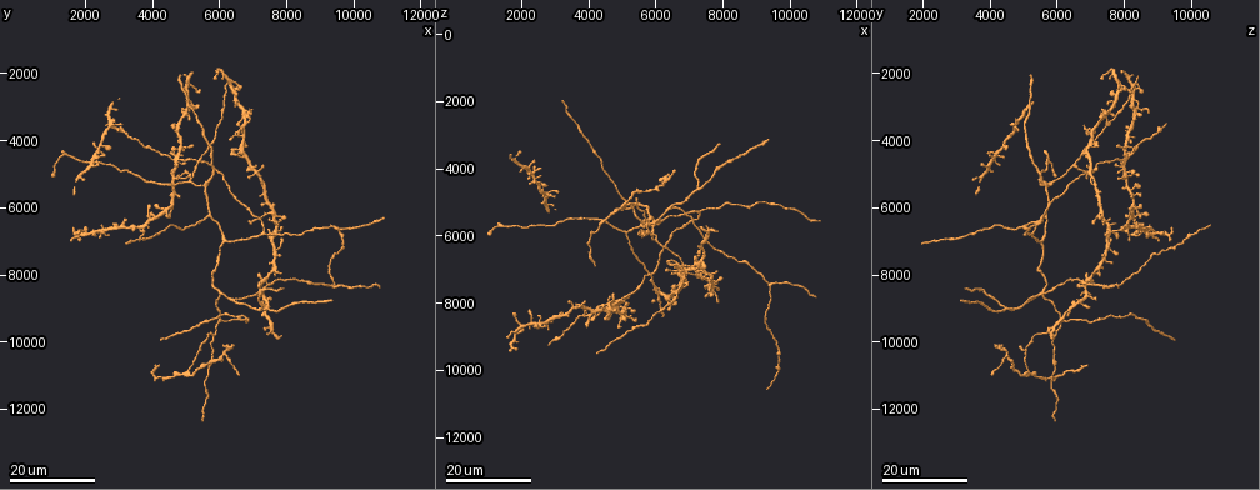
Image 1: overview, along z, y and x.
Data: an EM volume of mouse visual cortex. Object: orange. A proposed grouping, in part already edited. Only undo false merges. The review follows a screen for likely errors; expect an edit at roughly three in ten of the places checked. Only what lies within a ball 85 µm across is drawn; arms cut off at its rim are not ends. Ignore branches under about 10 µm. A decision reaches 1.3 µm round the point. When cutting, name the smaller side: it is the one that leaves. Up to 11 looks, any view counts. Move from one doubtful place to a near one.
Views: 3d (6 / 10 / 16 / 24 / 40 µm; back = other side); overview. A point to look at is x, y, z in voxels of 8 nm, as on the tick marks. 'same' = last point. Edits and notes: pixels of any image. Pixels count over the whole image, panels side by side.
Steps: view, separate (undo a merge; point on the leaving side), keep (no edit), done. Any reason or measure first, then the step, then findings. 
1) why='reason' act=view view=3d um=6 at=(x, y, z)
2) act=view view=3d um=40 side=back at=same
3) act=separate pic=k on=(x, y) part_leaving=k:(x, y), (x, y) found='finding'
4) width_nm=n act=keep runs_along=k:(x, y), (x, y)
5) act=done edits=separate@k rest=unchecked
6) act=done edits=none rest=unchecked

why='three arms meet' act=view view=3d um=24 at=(7300, 6800, 5200)

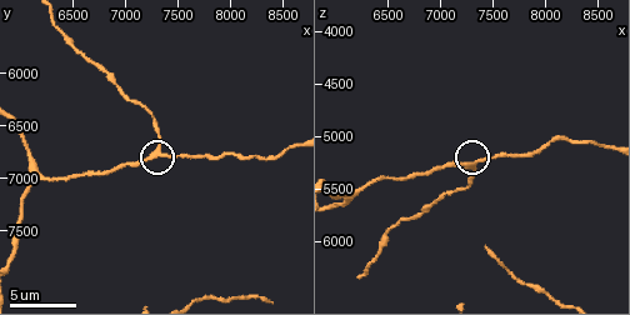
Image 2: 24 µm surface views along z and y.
why='zoom in' act=view view=3d um=6 at=(7280, 6740, 5280)

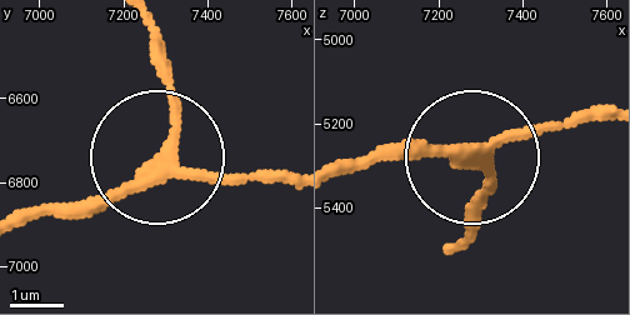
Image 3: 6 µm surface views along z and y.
act=view view=3d um=6 side=back at=(7305, 6745, 5280)

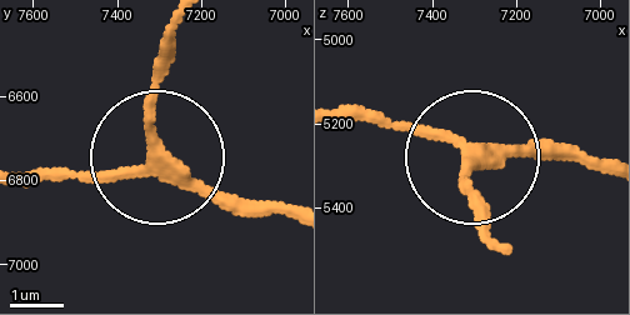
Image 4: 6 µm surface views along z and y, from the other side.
arms=3 act=keep runs_along=4:(600, 165), (479, 156), (349, 116) found='one neuron here'

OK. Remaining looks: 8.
why='four or more arms meet' act=view view=3d um=24 at=(4700, 4600, 8000)

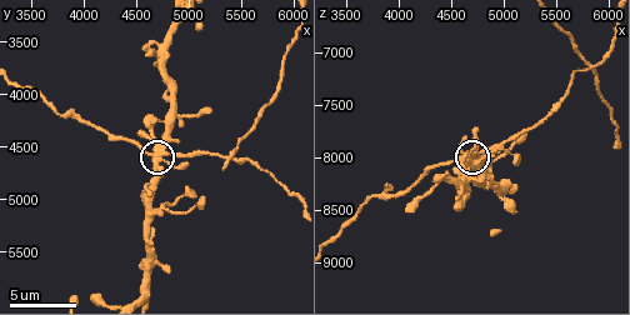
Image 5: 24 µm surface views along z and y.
why='zoom in' act=view view=3d um=6 at=same

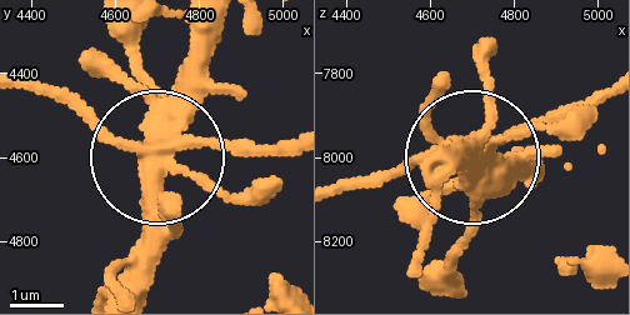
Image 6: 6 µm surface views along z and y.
arms=5 act=keep runs_along=6:(290, 138), (249, 151), (160, 146), (195, 35) found='all the same neuron'

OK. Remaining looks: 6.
why='three arms meet' act=view view=3d um=24 at=(6000, 9400, 6100)

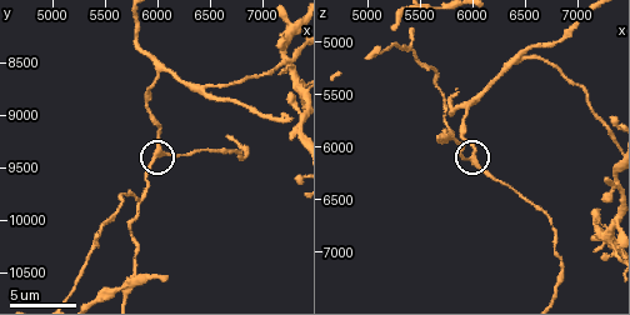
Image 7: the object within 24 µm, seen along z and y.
act=view view=3d um=10 at=(6020, 9360, 6120)

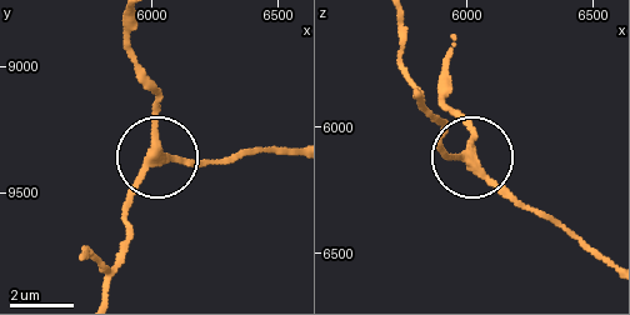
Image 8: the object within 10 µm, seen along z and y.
act=view view=3d um=10 side=back at=(6000, 9380, 6120)

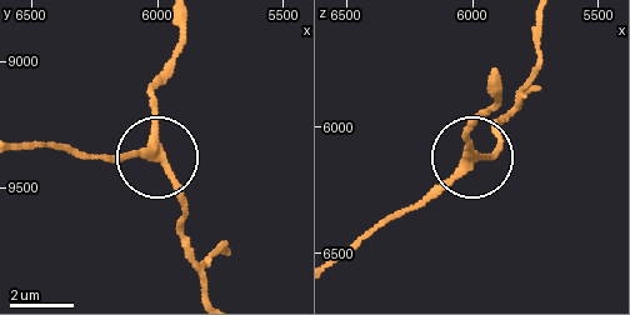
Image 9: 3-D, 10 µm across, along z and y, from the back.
arms=3 act=keep found='all the same neuron'

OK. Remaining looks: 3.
why='three arms meet' act=view view=3d um=24 at=(7200, 9000, 4600)

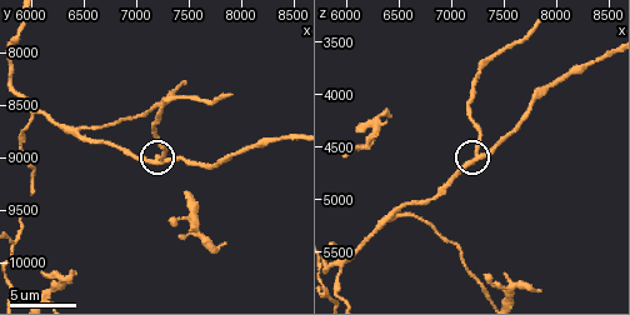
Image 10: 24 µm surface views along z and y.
act=view view=3d um=10 at=(7260, 8980, 4540)

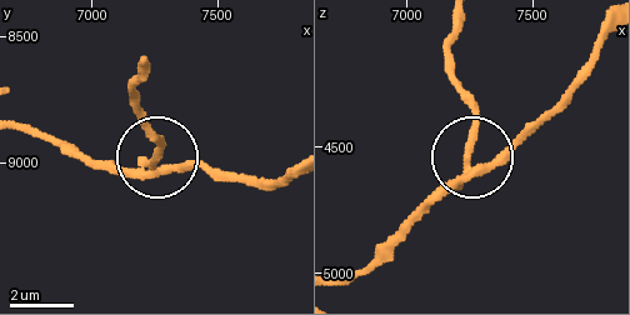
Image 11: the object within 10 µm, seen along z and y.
arms=3 act=separate pic=11 on=(163, 153) part_leaving=11:(463, 171), (471, 101), (455, 69), (455, 20) found='two neurons meet here'

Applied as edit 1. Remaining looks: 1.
why='sudden change in width' act=view view=3d um=10 at=(5200, 4560, 7720)

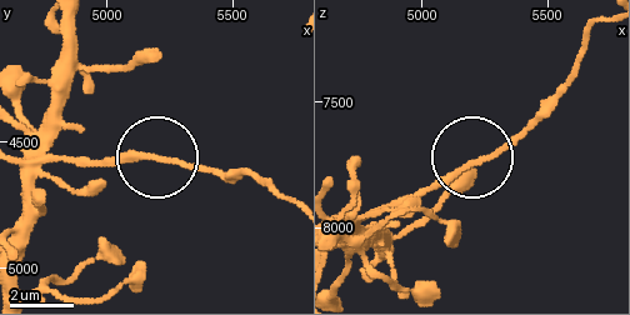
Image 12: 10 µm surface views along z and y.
width_nm=180 act=keep found='all the same neuron'

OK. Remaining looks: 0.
act=done edits=separate@11 rest=unchecked

